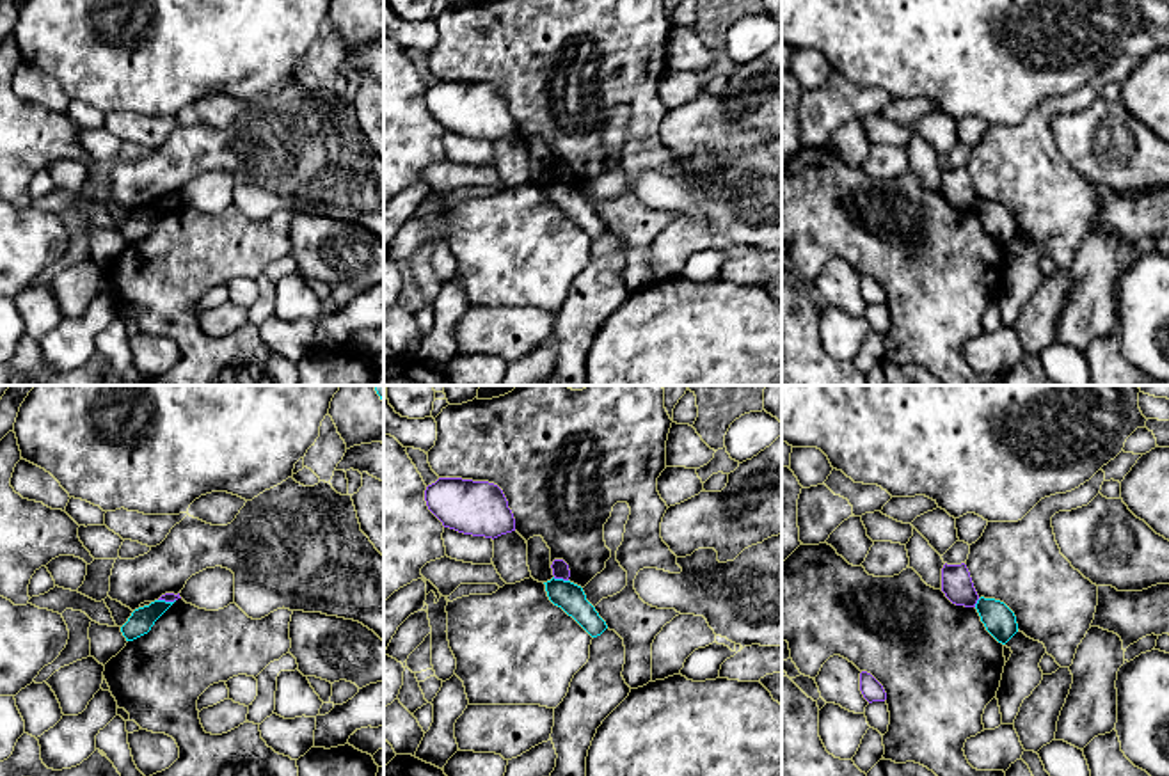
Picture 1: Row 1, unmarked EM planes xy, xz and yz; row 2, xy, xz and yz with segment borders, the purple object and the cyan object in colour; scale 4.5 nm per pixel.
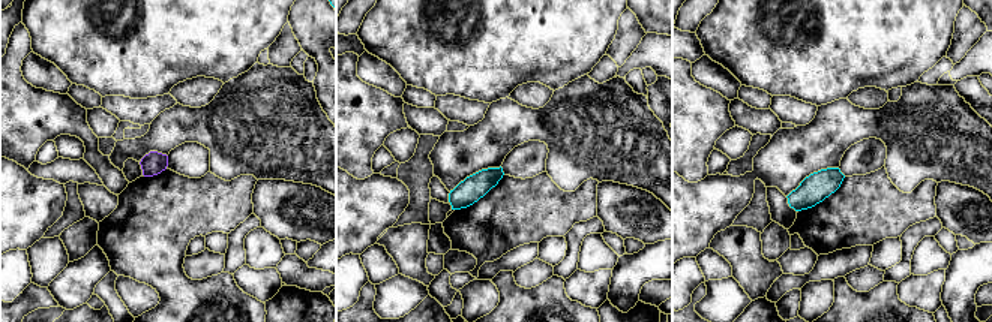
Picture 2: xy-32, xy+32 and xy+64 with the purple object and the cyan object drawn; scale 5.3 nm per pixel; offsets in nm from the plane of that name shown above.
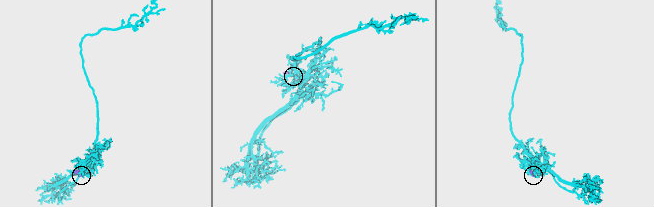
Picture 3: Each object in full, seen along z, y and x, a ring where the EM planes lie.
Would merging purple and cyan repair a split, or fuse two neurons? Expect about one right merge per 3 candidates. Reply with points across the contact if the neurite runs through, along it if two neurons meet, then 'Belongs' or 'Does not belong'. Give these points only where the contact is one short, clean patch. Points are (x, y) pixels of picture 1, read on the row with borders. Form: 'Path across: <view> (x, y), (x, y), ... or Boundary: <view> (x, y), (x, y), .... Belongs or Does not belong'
Boundary: xz (553, 578), (567, 581). Does not belong

